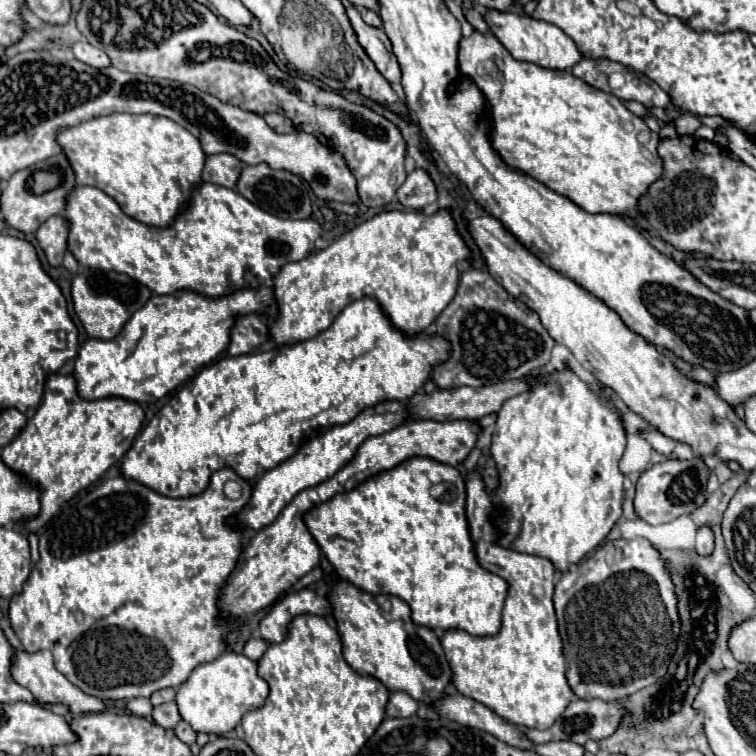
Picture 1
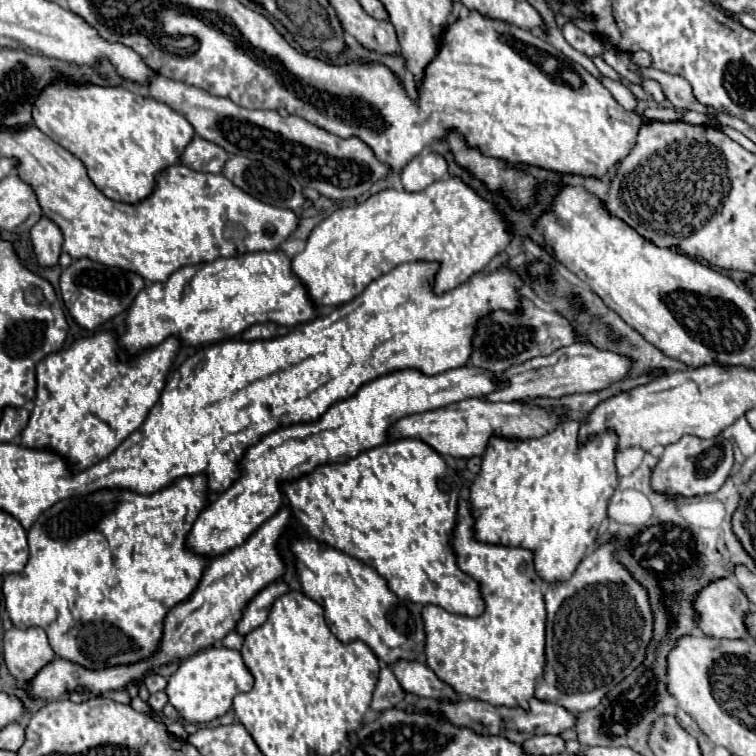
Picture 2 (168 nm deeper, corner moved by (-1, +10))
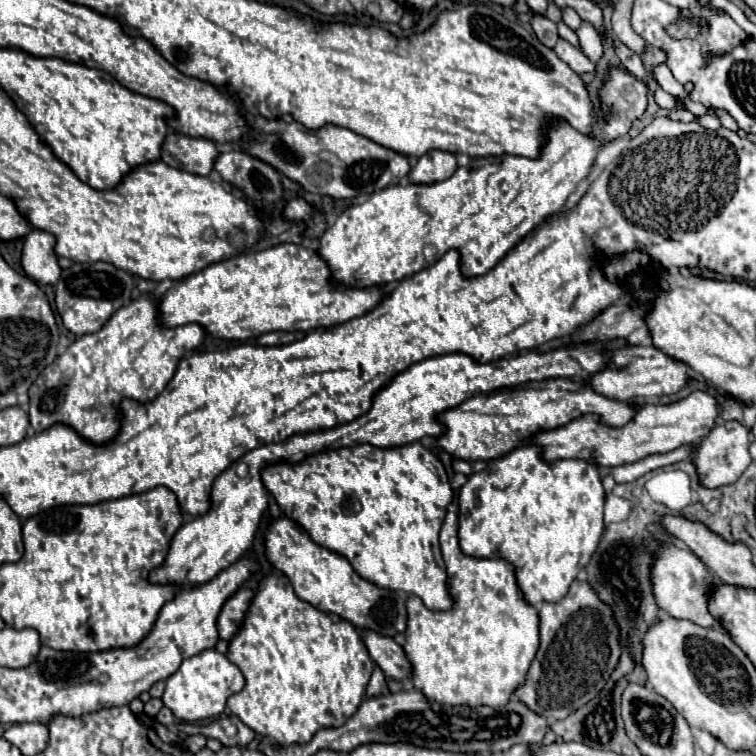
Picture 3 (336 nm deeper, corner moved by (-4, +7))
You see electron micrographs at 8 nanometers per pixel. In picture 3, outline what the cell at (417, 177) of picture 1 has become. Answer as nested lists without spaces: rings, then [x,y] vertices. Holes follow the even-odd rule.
[[[431,150],[419,158],[417,166],[409,172],[409,182],[413,184],[433,184],[447,180],[457,170],[455,154],[443,150]]]

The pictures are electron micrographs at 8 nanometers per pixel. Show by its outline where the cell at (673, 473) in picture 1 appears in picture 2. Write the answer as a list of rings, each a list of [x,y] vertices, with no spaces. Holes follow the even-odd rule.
[[[682,437],[676,445],[668,445],[664,455],[658,459],[656,467],[650,475],[650,487],[654,493],[662,493],[668,499],[676,501],[680,497],[700,497],[716,493],[726,481],[732,467],[732,443],[714,437],[714,439],[698,439],[698,437]]]

